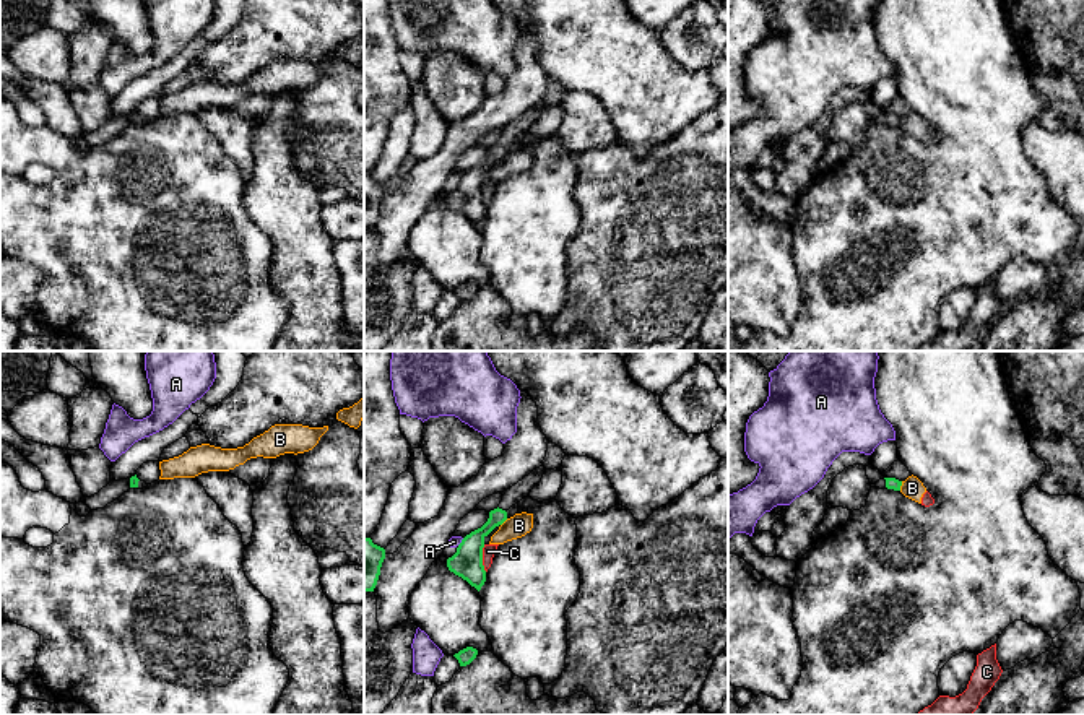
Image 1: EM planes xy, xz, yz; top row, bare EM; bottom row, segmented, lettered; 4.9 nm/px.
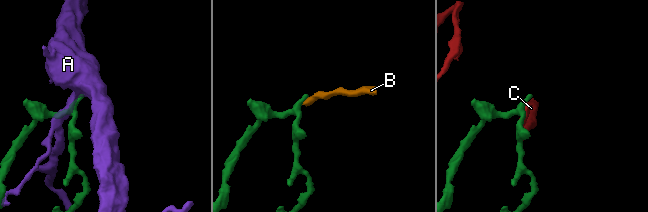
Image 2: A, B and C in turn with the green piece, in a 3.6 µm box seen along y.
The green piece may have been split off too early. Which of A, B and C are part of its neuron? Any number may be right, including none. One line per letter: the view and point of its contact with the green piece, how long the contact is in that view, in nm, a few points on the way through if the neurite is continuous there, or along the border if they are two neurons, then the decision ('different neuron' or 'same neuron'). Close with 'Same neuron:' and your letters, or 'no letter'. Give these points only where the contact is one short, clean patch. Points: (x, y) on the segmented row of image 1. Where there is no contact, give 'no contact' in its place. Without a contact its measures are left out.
A: meets green in xz at (462, 541); contact 50 nm long; border along xz (463, 538), (457, 545); different neuron
B: meets green in yz at (901, 485); contact 50 nm long; border along yz (902, 481), (899, 489); different neuron
C: meets green in xz at (481, 558); contact 140 nm long; border along xz (483, 545), (483, 567), (486, 571); different neuron
Same neuron: no letter

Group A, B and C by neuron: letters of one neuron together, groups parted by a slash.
A / B C

